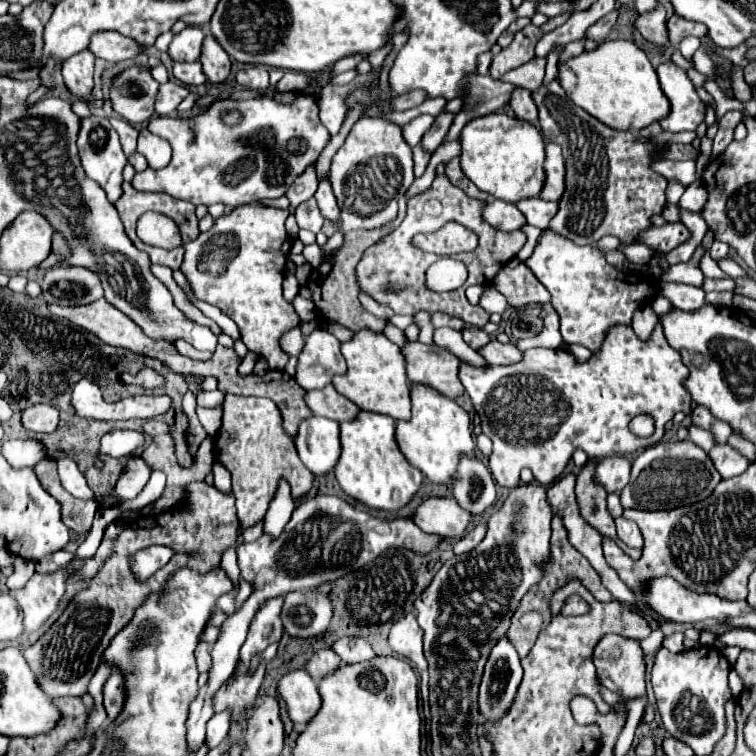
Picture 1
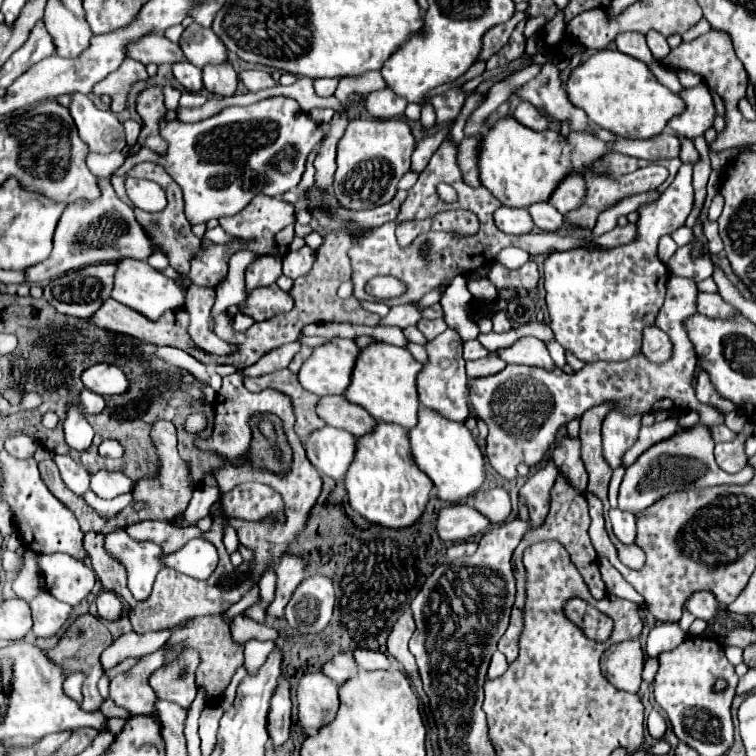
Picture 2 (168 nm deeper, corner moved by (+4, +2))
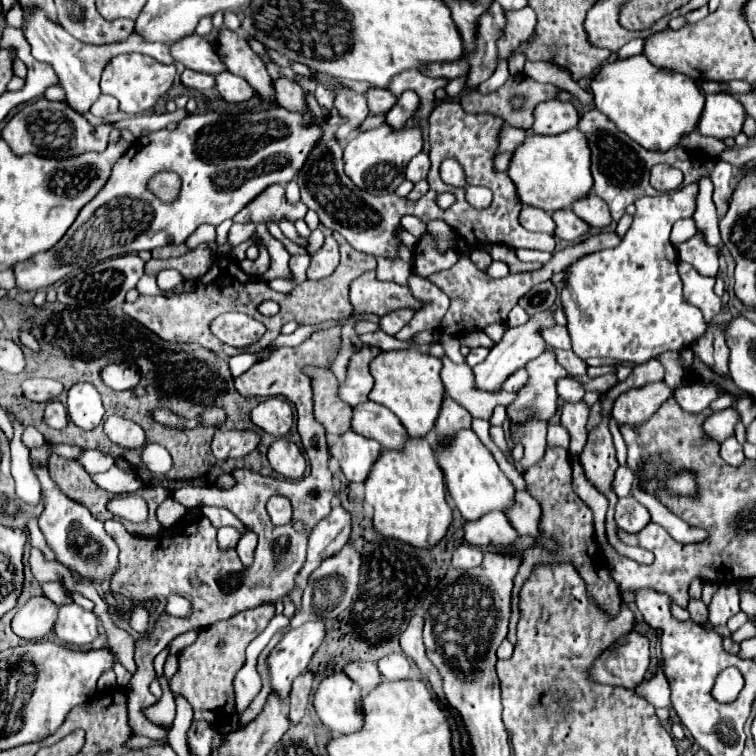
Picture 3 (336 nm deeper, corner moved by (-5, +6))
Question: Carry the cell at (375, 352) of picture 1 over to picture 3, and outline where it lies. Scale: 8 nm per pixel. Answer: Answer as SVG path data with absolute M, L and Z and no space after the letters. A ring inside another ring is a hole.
M417 348L379 352L371 362L371 376L375 380L375 386L369 392L369 400L389 408L401 420L409 436L421 438L435 426L443 396L445 396L439 370L441 370L441 360Z

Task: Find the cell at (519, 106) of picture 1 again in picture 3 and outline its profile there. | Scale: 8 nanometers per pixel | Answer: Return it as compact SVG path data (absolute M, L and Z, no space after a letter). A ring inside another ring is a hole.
M547 100L535 106L533 110L533 132L535 134L561 134L569 128L575 128L579 122L577 110L571 102Z

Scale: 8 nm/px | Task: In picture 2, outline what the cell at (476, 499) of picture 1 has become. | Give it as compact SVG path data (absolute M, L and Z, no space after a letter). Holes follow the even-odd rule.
M500 490L500 492L478 492L474 496L474 508L478 512L482 512L488 520L492 520L492 524L506 522L510 512L512 512L510 496L508 496L506 490Z

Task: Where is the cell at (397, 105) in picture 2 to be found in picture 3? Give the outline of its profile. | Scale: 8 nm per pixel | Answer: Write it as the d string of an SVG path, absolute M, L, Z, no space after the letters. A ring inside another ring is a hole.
M371 88L367 92L367 104L371 114L385 114L389 112L397 102L397 96L385 88Z

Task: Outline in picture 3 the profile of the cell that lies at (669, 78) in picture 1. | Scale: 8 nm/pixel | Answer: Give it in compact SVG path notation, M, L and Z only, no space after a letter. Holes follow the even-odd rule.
M715 92L705 96L705 108L701 112L697 132L713 138L737 136L741 132L745 110L739 100L729 92Z

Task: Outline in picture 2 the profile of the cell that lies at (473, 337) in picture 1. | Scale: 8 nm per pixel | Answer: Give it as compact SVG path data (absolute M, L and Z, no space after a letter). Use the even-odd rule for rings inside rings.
M468 340L464 344L464 360L478 360L486 356L488 356L488 350L478 340Z

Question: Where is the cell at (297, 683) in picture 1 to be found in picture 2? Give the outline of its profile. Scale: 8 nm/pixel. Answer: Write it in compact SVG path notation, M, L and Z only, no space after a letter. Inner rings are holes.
M322 672L304 674L298 686L298 702L300 724L308 734L314 734L318 728L330 724L338 712L338 684L334 684Z

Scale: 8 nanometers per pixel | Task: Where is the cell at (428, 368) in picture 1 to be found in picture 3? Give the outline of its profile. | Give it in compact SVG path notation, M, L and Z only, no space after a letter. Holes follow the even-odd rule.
M445 394L439 418L435 422L437 438L439 440L451 438L459 428L469 428L469 426L471 426L471 414L463 406L459 406L449 394Z

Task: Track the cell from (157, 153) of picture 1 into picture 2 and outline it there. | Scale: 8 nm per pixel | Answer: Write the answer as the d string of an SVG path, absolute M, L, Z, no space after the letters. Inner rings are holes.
M150 86L138 96L136 110L142 118L142 132L138 138L140 146L150 146L154 152L166 152L166 144L158 134L158 118L164 118L167 112L160 86Z

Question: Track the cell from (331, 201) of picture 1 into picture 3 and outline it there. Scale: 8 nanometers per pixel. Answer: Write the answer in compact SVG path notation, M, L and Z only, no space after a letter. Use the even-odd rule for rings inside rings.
M339 88L337 98L335 98L335 108L339 110L339 116L345 120L335 130L335 140L345 142L345 138L349 138L349 134L355 132L361 126L361 122L367 118L367 114L369 114L367 100L361 94Z

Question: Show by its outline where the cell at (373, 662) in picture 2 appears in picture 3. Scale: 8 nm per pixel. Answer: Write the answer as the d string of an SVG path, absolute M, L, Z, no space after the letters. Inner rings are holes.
M389 654L381 658L377 666L385 680L403 680L411 674L411 664L403 654Z

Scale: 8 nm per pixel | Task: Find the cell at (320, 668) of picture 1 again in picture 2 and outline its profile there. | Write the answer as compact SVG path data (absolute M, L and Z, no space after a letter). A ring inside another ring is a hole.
M338 654L322 666L322 672L342 686L346 680L358 674L358 664L352 654Z

